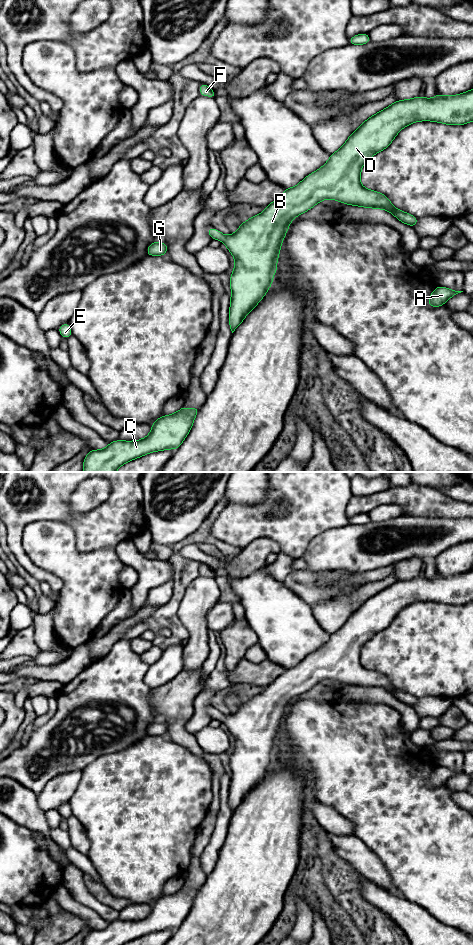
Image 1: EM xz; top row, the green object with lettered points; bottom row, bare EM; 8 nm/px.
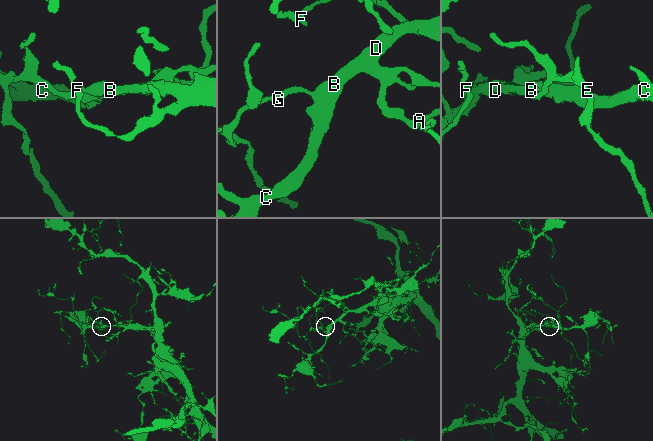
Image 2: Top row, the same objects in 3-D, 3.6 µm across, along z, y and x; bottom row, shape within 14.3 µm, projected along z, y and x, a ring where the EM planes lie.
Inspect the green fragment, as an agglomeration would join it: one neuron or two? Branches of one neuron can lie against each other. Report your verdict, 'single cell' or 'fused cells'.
single cell

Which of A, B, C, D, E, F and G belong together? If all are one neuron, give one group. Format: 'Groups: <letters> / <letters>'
Groups: A B C D E F G

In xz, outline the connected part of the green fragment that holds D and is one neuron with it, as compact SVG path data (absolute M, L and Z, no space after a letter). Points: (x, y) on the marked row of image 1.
M473 89L452 96L437 94L432 99L418 96L408 100L397 100L363 122L337 152L330 154L326 164L304 178L297 186L285 189L274 202L266 206L264 212L243 222L234 234L225 236L213 227L207 229L210 237L222 241L235 258L235 268L230 277L232 296L229 326L232 333L272 285L280 247L292 219L320 201L334 199L348 205L385 209L399 221L412 227L416 226L418 218L395 208L384 194L364 188L360 183L360 175L364 163L376 153L386 149L401 129L417 121L435 121L447 125L472 122Z

